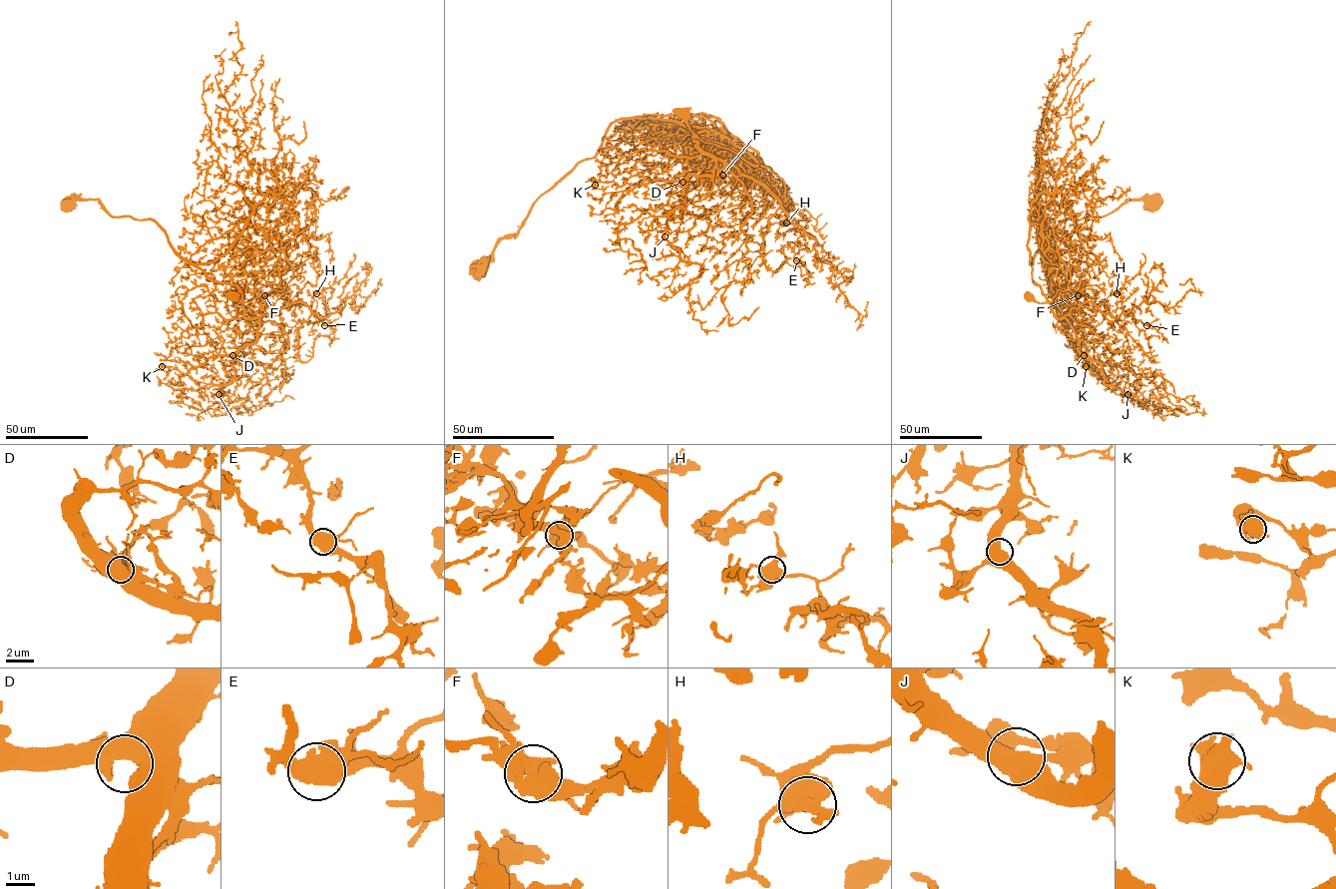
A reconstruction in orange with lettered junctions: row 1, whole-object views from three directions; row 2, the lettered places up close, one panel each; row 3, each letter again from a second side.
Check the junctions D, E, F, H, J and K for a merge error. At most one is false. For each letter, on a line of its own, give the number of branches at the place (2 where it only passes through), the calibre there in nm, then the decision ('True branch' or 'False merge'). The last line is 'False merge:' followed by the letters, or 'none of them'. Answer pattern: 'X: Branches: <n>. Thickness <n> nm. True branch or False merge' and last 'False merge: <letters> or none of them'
D: Branches: 3. Thickness 500 nm. True branch
E: Branches: 3. Thickness 700 nm. True branch
F: Branches: 3. Thickness 700 nm. False merge
H: Branches: 3. Thickness 550 nm. True branch
J: Branches: 3. Thickness 550 nm. True branch
K: Branches: 3. Thickness 650 nm. True branch
False merge: F

